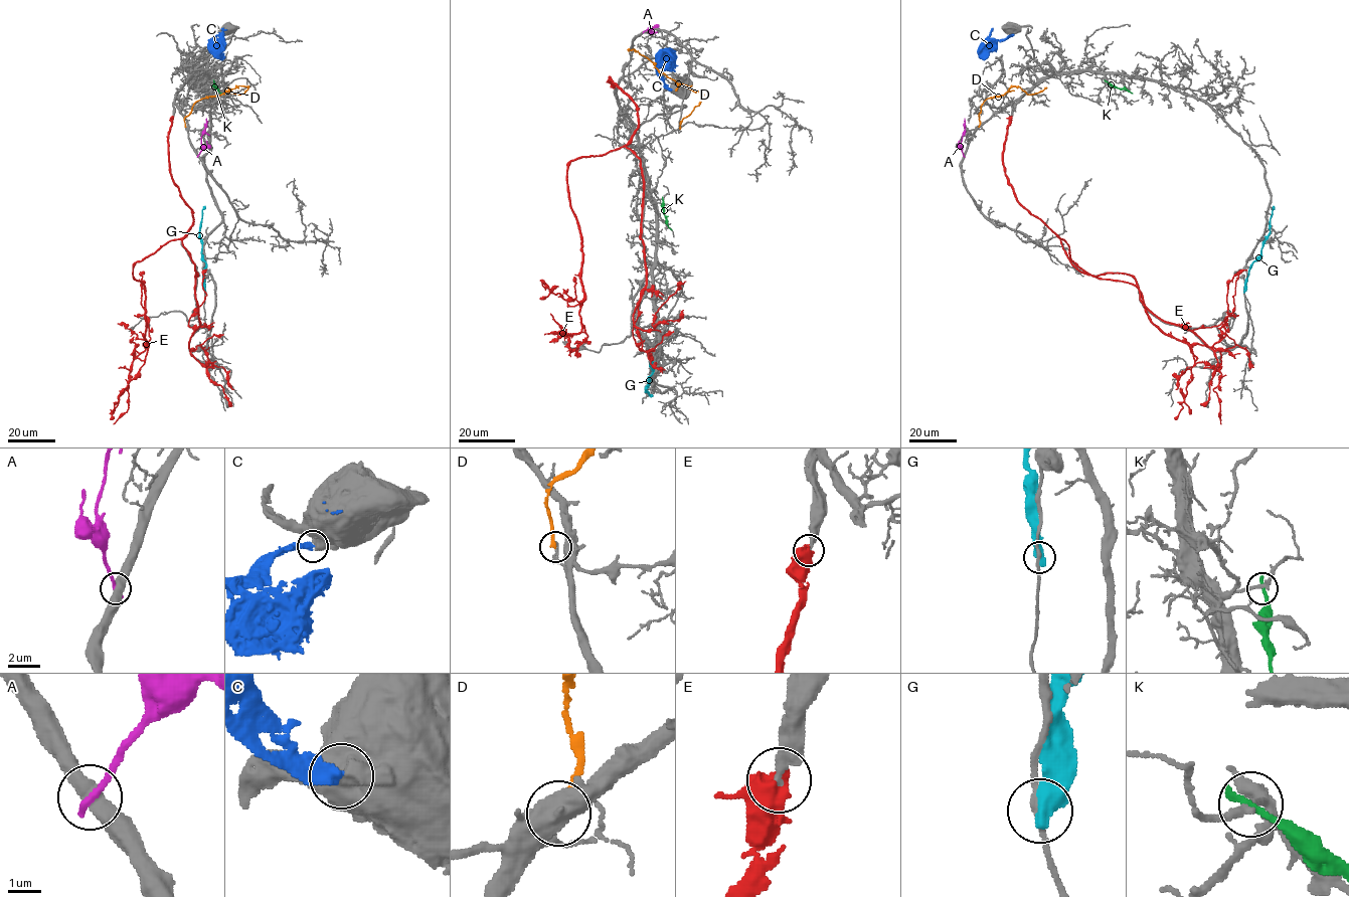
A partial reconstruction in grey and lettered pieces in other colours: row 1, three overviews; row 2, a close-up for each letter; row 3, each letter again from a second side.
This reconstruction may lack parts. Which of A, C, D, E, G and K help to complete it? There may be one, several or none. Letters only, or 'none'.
none

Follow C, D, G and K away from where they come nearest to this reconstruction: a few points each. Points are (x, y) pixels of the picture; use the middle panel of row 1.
C: (672, 90), (659, 75), (657, 68), (673, 55)
D: (629, 49), (645, 56), (668, 77), (701, 95), (701, 103), (682, 120), (680, 129)
G: (652, 361), (653, 373), (646, 391), (652, 396)
K: (662, 199), (666, 223), (672, 229)

